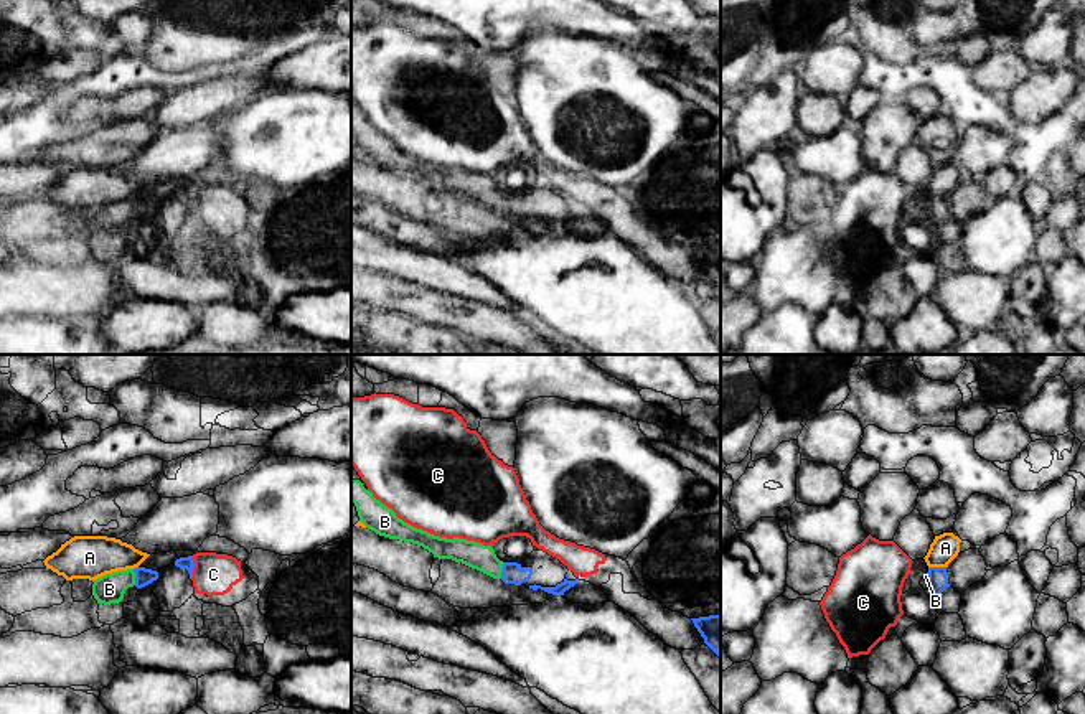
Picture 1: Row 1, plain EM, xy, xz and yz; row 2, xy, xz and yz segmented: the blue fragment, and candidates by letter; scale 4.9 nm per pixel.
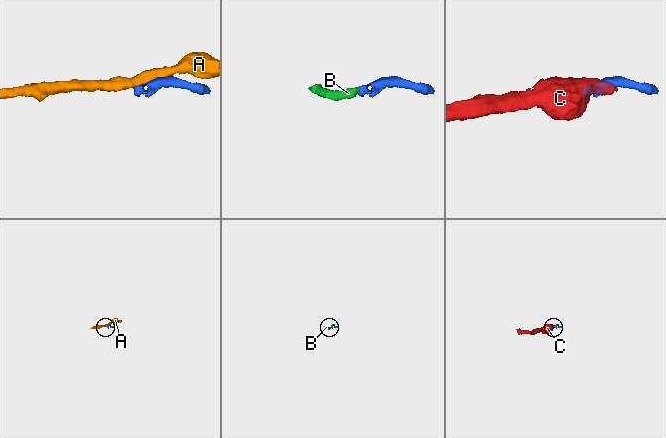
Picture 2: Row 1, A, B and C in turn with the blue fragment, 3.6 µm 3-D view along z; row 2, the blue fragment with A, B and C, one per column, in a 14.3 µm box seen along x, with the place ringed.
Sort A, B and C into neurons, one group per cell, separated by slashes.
A / B / C

